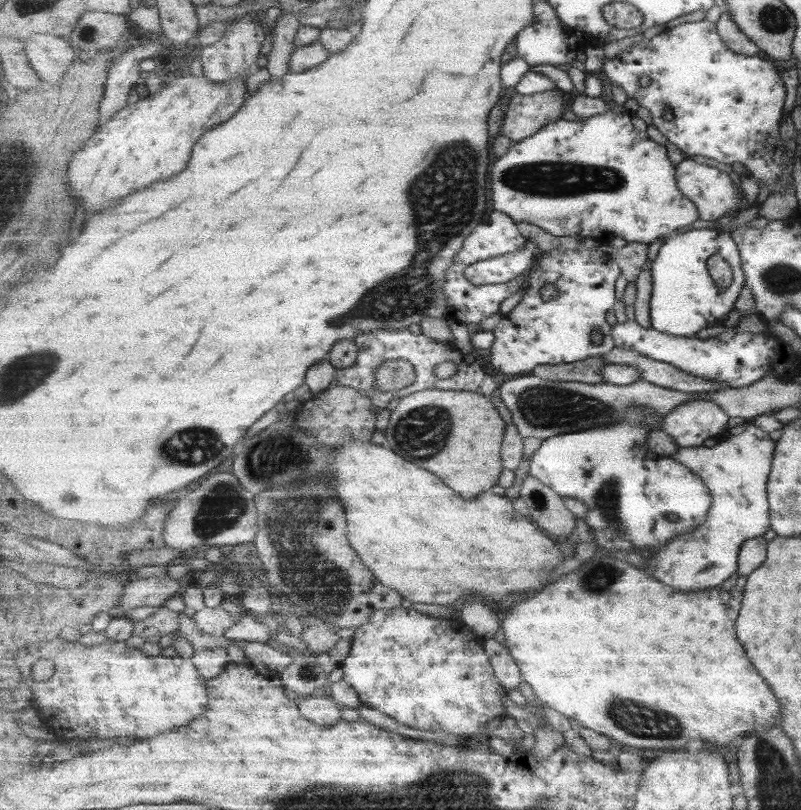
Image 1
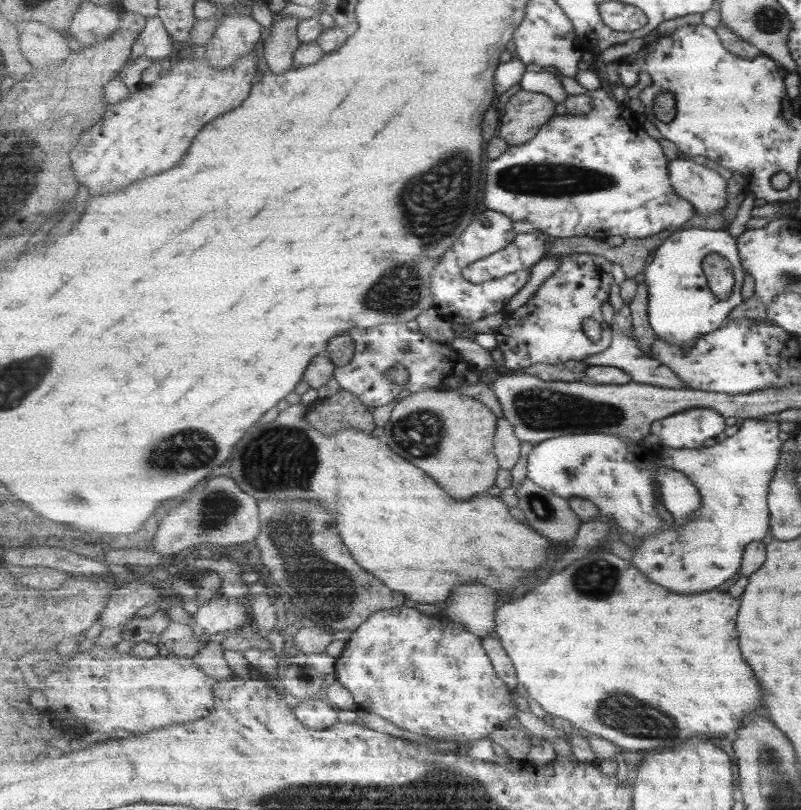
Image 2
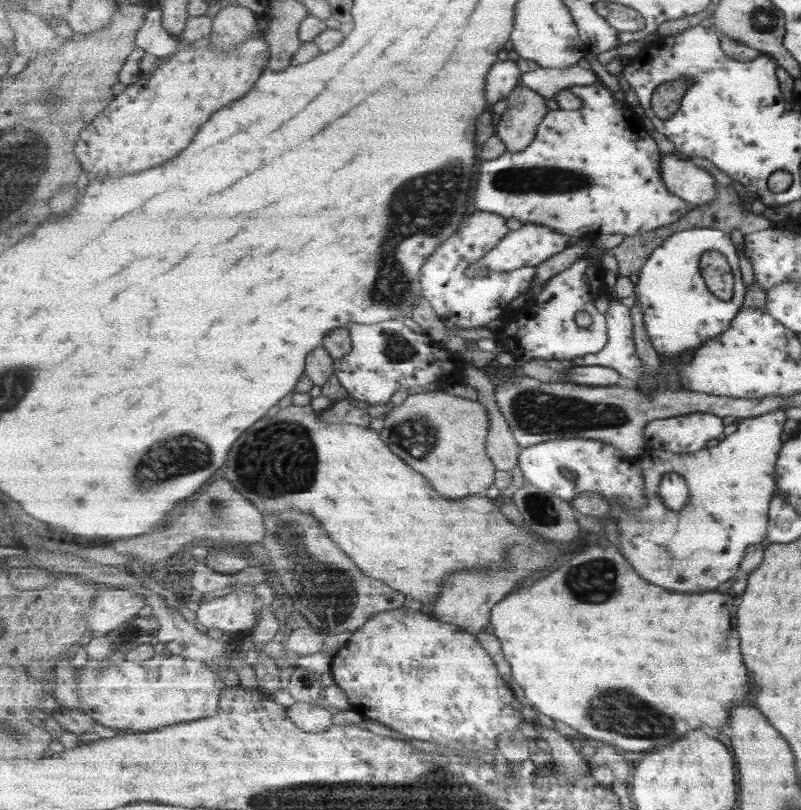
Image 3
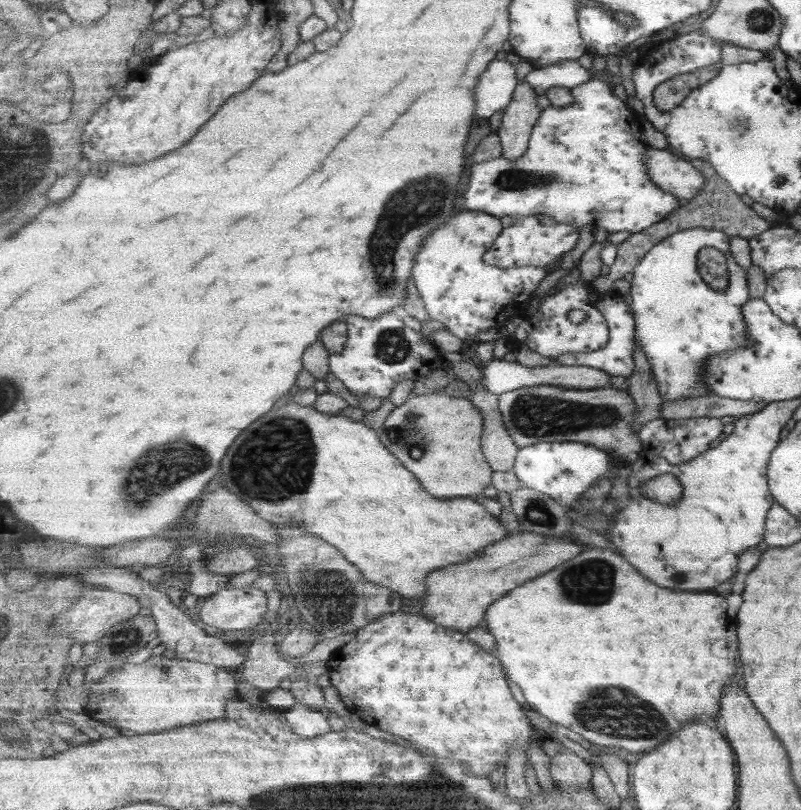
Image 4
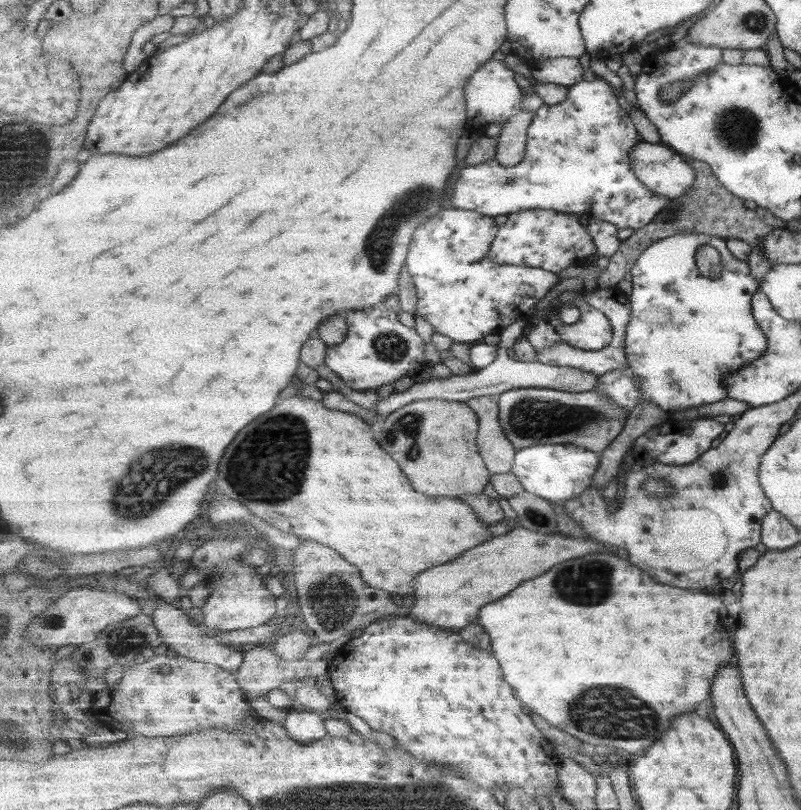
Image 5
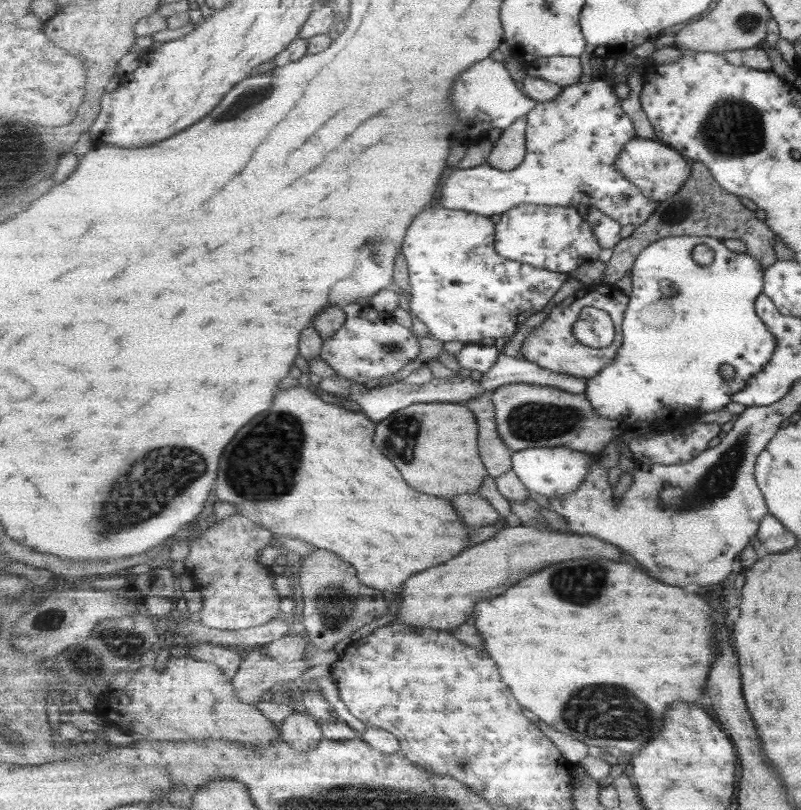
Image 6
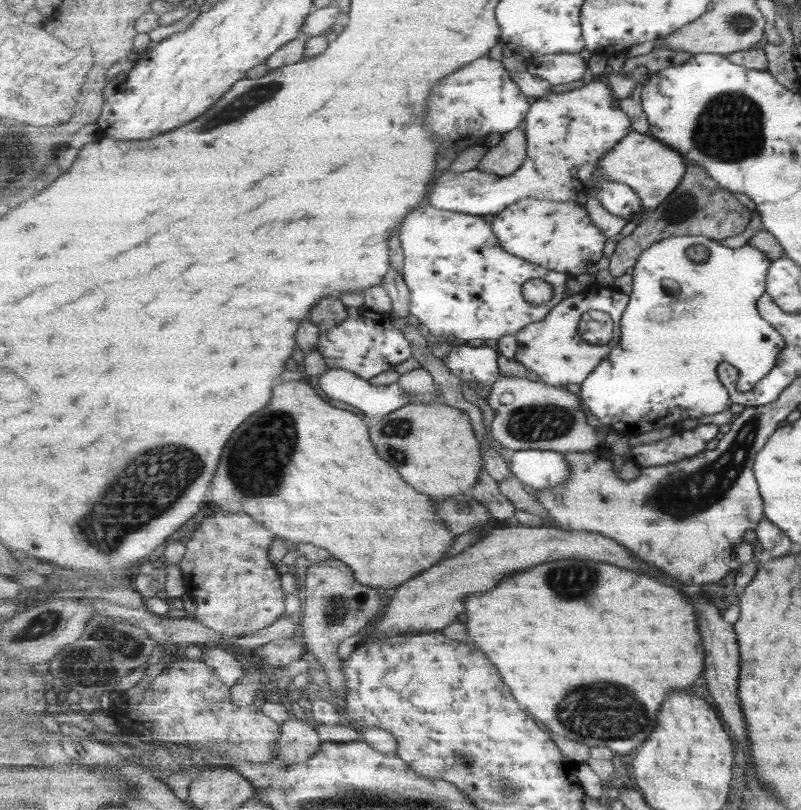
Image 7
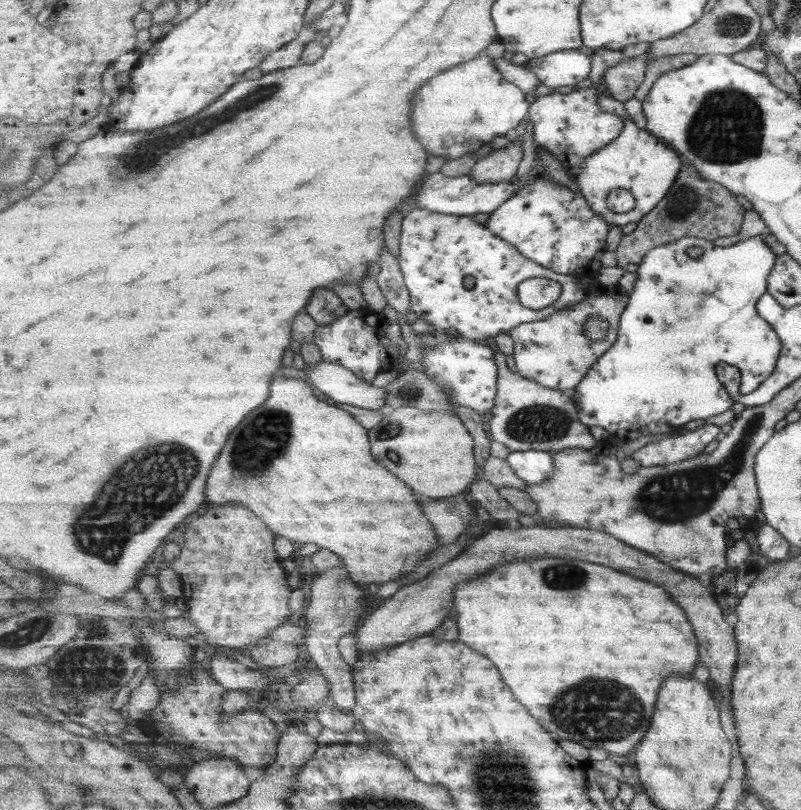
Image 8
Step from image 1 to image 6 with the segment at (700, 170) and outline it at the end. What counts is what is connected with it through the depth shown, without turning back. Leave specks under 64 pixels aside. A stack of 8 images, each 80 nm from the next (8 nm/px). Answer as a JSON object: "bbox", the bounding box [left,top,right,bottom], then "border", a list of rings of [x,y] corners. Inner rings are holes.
{"bbox":[616,136,692,203],"border":[[[636,136],[624,145],[621,155],[617,157],[616,166],[645,193],[646,197],[649,197],[649,200],[661,203],[675,196],[688,182],[692,175],[691,163],[687,158],[683,158],[680,152],[657,139]]]}

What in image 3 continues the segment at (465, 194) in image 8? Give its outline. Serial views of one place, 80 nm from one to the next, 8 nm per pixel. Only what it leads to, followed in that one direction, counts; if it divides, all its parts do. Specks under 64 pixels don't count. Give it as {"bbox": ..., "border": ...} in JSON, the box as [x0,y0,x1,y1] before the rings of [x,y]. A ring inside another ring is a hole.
{"bbox":[474,83,691,239],"border":[[[603,83],[568,89],[583,100],[579,111],[551,111],[537,128],[536,138],[519,154],[506,154],[483,161],[481,178],[474,196],[475,210],[515,218],[527,225],[543,224],[563,235],[596,239],[600,234],[643,235],[681,220],[691,206],[672,193],[661,172],[661,150],[651,136],[644,134],[640,118],[625,100],[617,100]]]}

